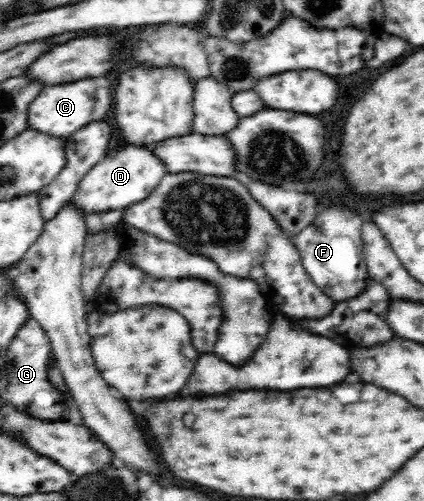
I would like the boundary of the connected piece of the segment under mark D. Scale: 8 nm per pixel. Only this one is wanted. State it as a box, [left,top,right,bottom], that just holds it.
[73,143,168,215]

